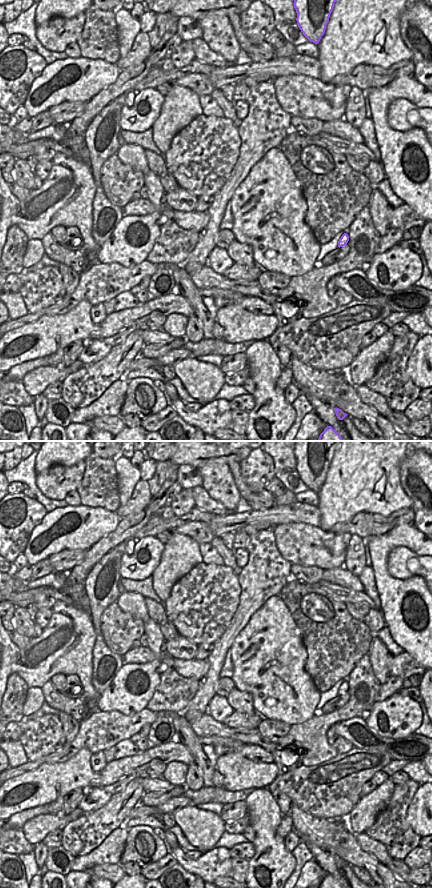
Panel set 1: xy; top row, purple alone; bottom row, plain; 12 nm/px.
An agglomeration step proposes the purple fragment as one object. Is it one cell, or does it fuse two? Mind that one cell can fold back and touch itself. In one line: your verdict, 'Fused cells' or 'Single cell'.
Single cell.

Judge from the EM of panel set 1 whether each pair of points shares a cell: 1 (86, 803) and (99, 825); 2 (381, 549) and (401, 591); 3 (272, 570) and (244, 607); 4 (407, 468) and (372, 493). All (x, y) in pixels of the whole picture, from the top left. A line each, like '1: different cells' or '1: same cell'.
1: different cells
2: same cell
3: same cell
4: different cells

